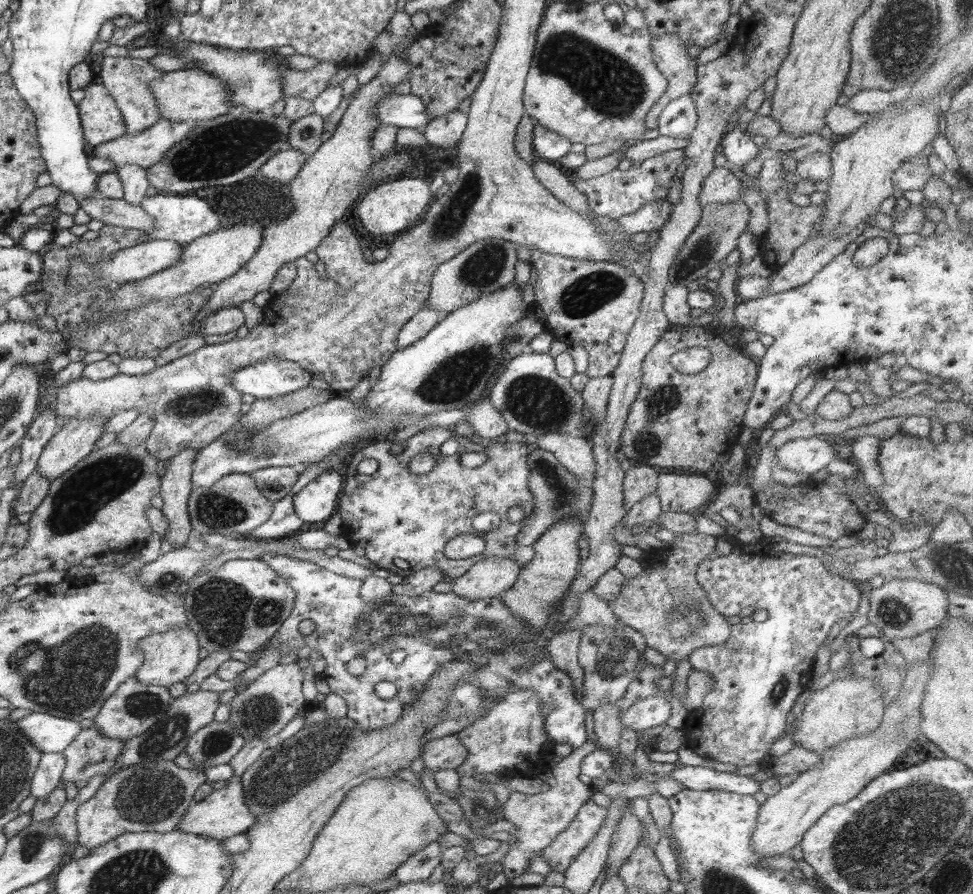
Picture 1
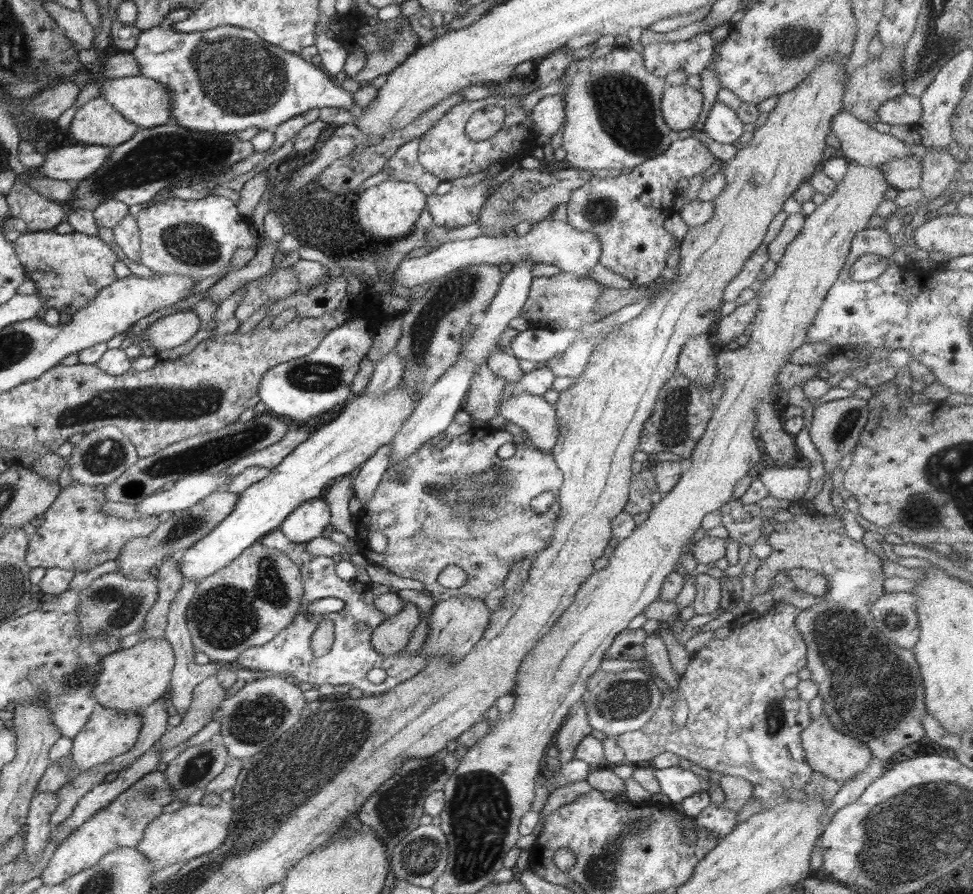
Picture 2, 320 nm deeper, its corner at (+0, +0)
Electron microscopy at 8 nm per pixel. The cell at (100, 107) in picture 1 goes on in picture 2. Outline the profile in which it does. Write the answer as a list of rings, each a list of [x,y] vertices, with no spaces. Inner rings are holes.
[[[101,95],[79,106],[69,126],[72,138],[75,138],[82,145],[99,144],[112,148],[134,138],[139,130],[139,125],[124,117],[123,113],[118,112],[111,104],[108,104],[108,101],[104,100]]]

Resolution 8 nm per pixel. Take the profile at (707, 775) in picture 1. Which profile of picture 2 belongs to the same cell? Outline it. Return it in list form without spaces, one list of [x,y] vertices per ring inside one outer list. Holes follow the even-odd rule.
[[[679,766],[672,768],[653,768],[653,778],[659,784],[660,792],[664,793],[671,802],[681,802],[700,790],[708,790],[709,778],[698,776],[690,769]]]

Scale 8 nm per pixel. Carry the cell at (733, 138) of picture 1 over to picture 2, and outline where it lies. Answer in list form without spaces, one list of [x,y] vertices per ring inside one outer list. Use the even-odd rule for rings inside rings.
[[[716,101],[706,115],[702,129],[720,144],[737,144],[738,138],[745,132],[744,127],[745,124],[740,121],[736,111],[725,103]]]

